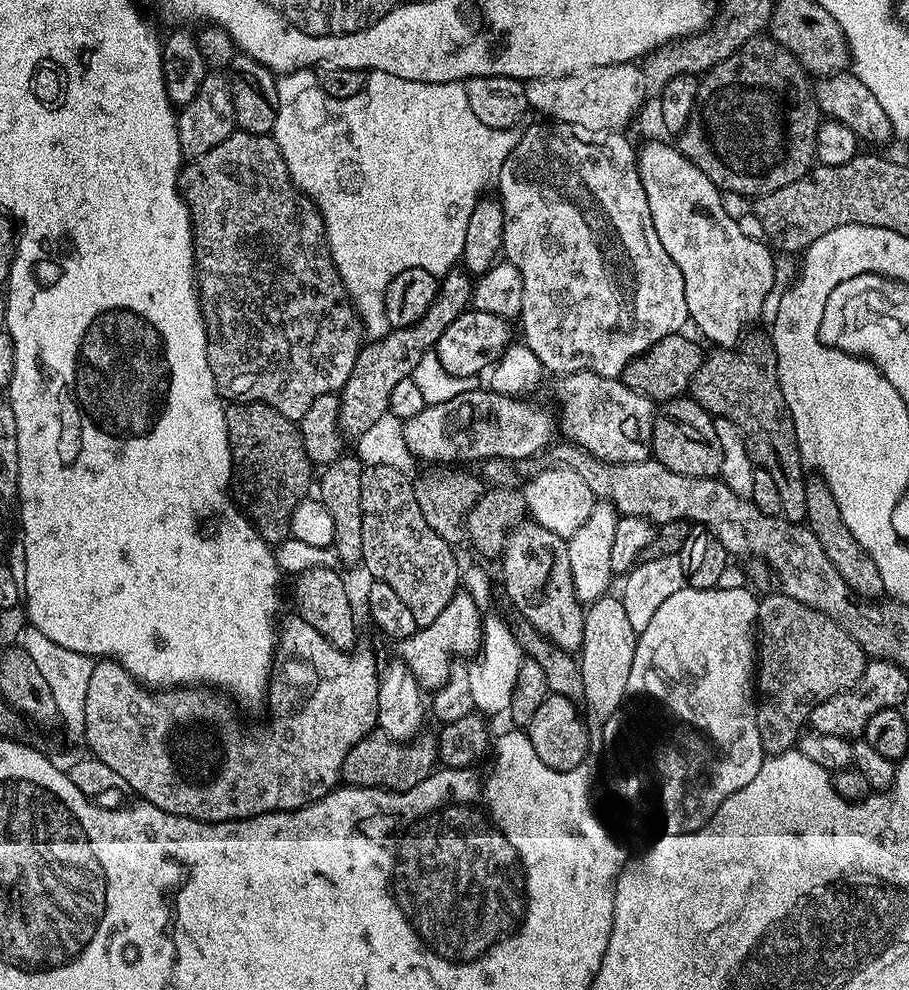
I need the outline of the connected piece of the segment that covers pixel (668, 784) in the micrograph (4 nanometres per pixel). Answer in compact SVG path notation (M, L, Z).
M682 587L678 594L670 594L662 606L650 618L650 626L638 633L634 650L633 666L630 667L629 684L626 686L627 699L614 720L616 728L616 792L620 800L636 815L636 820L652 834L661 836L685 836L688 832L696 832L704 827L713 814L746 782L754 782L754 774L766 759L762 746L762 738L758 734L756 721L756 704L754 703L754 673L758 668L758 633L756 631L756 615L758 614L757 597L752 597L744 588L690 588Z

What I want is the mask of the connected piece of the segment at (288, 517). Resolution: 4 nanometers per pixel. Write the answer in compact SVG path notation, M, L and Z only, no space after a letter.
M232 402L224 409L226 430L232 455L232 483L230 491L237 508L252 521L256 532L268 545L277 546L292 536L294 510L309 495L308 487L314 484L314 465L307 456L304 440L300 436L297 421L287 420L268 404Z

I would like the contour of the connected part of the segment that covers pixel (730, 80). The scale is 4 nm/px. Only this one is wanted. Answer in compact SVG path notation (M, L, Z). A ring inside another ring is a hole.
M761 34L747 40L737 52L730 54L730 58L703 73L690 122L686 122L678 134L678 147L721 193L737 192L740 196L755 198L782 190L782 186L798 182L798 178L811 170L816 158L814 138L821 122L822 113L809 73L790 50L773 40L771 35Z

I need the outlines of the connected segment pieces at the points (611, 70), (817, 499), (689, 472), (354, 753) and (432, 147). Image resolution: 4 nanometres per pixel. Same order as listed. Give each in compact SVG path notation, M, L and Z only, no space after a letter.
M635 63L598 66L558 78L538 78L527 81L524 89L526 90L526 102L533 113L541 112L544 115L541 117L547 118L549 121L558 124L574 124L578 128L584 128L588 132L597 134L627 129L626 126L631 122L632 115L639 110L640 103L646 100L644 74Z
M808 478L805 479L804 485L808 515L806 527L816 535L818 542L822 542L822 550L826 550L826 558L830 558L830 562L834 562L834 570L842 574L842 582L846 582L857 597L869 602L883 597L885 591L882 574L878 574L878 566L874 566L874 558L870 558L870 554L862 550L858 538L850 534L850 526L846 526L842 518L842 510L838 510L838 502L834 502L834 494L830 494L828 483L819 478L813 478L813 480Z
M687 395L676 400L663 401L661 411L652 426L652 456L662 466L674 470L674 474L686 474L690 478L719 477L722 470L722 442L718 442L718 430L714 430L714 417Z
M369 734L358 741L342 762L340 779L350 788L382 788L405 792L418 786L437 767L436 736L421 735L411 742L390 740L383 734Z
M299 68L297 72L285 72L276 81L278 90L278 114L271 130L271 137L275 140L278 150L282 150L282 158L286 162L286 170L290 170L290 178L296 183L299 191L305 192L307 196L316 204L316 209L322 214L324 219L324 229L328 235L328 245L330 254L336 263L338 274L346 286L349 296L352 297L356 311L360 314L360 319L364 321L364 330L369 337L379 338L388 331L388 319L386 318L386 306L384 305L384 295L386 286L402 270L411 268L425 268L434 273L438 278L444 277L447 272L453 271L461 263L464 247L466 246L466 225L470 222L470 214L474 206L485 195L488 187L495 185L500 179L500 171L514 146L518 146L521 129L514 128L491 128L474 115L474 110L470 110L470 120L444 120L444 100L448 96L454 96L450 92L456 92L456 96L462 96L464 84L460 82L422 82L421 80L407 80L398 78L394 74L386 74L375 70L367 73L364 81L364 89L350 98L330 98L320 88L320 82L315 71L307 68Z

